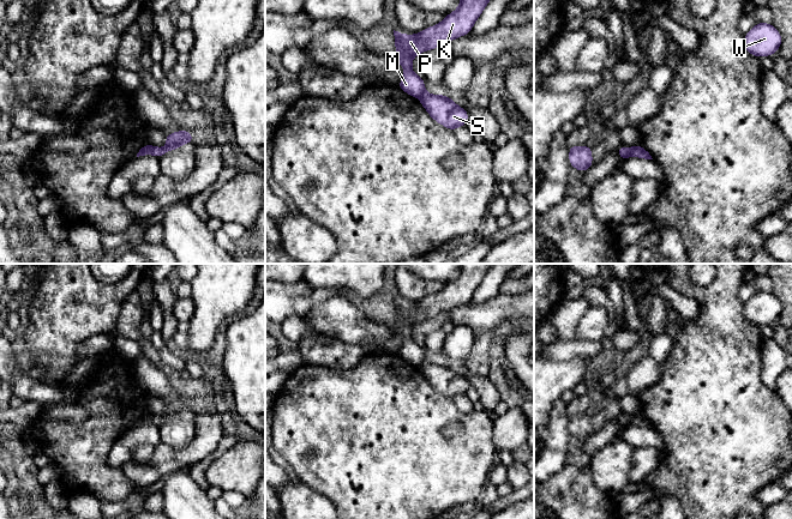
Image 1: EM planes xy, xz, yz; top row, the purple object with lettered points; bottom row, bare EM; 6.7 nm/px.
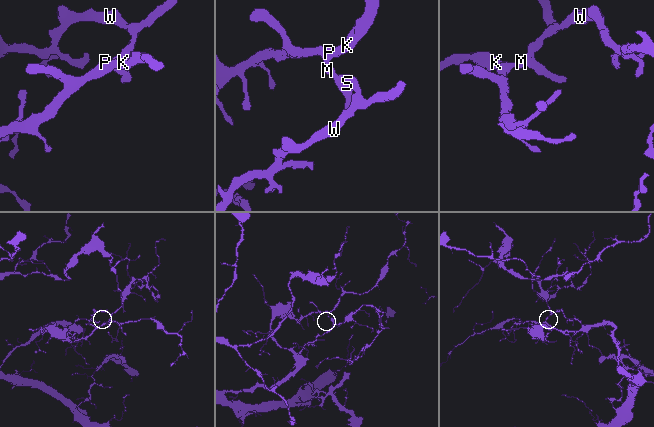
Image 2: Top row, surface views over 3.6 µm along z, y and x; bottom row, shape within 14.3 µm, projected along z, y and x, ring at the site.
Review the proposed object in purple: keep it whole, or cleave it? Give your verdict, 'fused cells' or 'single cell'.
fused cells

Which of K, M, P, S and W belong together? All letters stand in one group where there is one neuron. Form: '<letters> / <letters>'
K M P / S W

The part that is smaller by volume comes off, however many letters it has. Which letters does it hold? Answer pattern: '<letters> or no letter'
K, M, P

